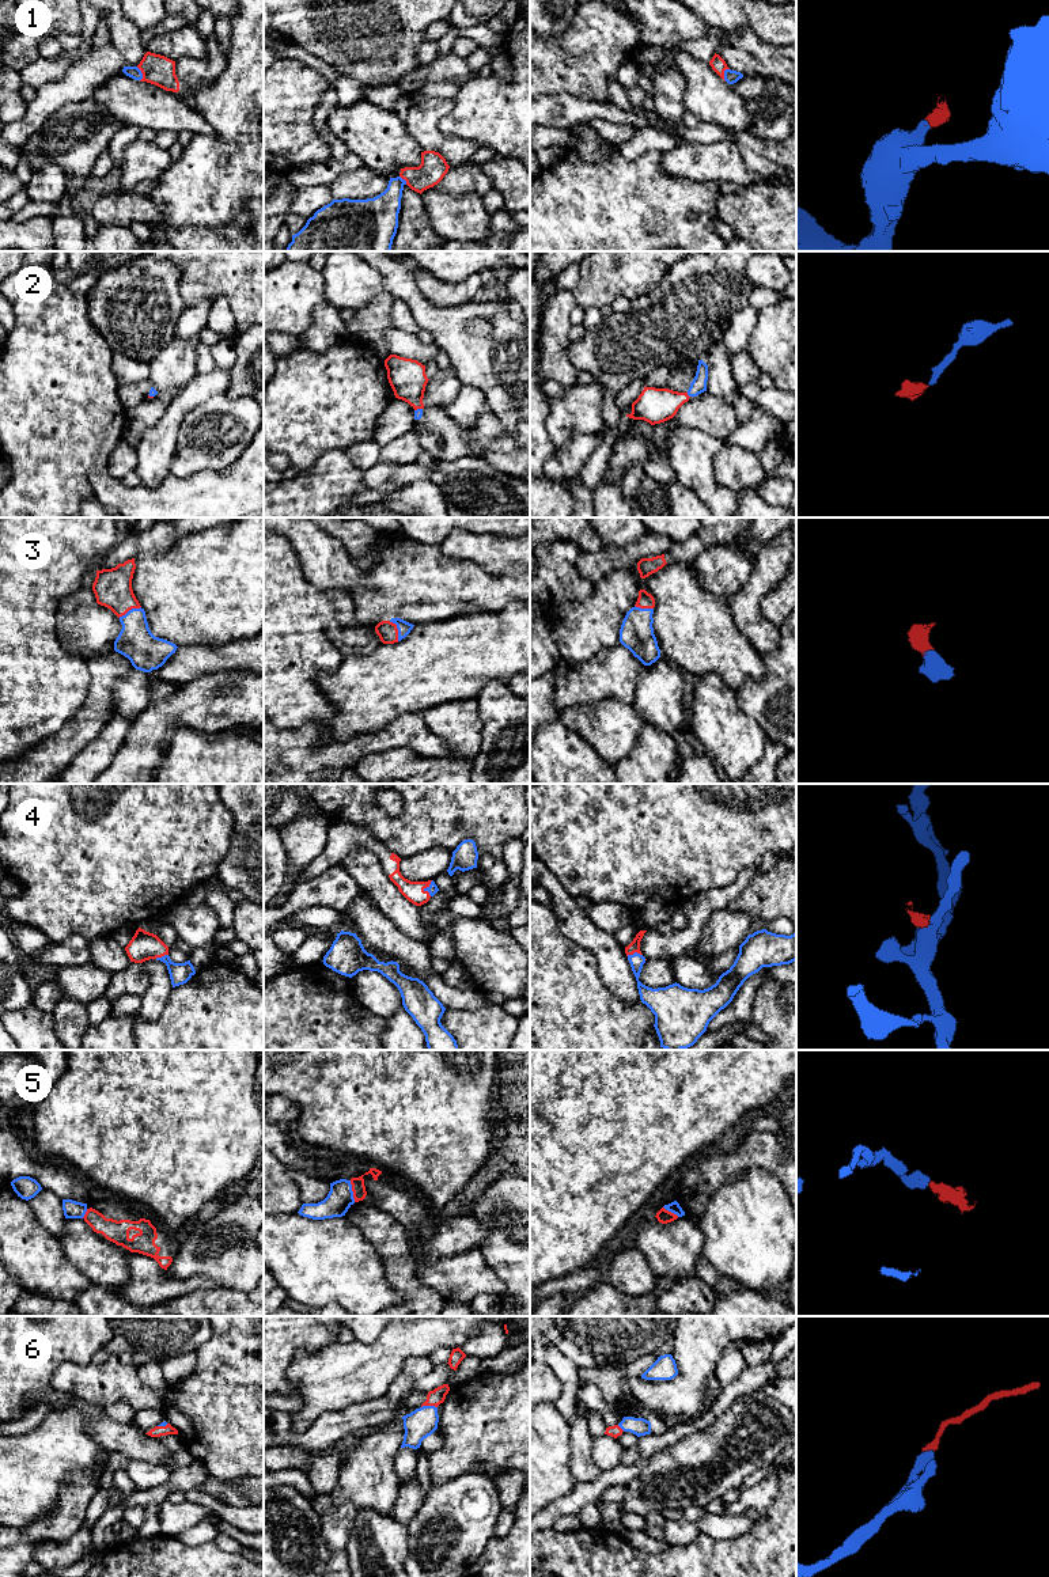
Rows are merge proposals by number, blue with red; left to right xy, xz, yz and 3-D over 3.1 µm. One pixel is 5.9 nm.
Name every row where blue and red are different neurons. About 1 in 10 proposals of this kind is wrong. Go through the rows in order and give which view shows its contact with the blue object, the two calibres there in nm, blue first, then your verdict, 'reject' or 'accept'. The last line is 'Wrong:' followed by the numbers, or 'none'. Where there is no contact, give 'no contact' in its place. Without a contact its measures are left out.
1: contact in yz; calibres 80 and 90 nm; accept
2: contact in yz; calibres 90 and 200 nm; accept
3: contact in xz; calibres 80 and 120 nm; accept
4: contact in xz; calibres 60 and 120 nm; accept
5: contact in xz; calibres 150 and 80 nm; reject
6: contact in xz; calibres 170 and 90 nm; accept
Wrong: 5

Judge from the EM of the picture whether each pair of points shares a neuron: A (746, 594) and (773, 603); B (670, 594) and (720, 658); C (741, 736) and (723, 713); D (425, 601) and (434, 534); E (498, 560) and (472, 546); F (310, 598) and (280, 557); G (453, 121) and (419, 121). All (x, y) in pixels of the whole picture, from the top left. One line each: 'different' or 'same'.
A: different
B: same
C: same
D: different
E: same
F: same
G: different

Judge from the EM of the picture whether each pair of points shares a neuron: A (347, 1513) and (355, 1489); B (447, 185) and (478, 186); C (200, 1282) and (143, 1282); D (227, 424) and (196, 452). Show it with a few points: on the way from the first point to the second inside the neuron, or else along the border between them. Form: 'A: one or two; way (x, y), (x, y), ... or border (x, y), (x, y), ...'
A: two; border (329, 1505), (352, 1502), (356, 1507)
B: one; way (455, 185), (470, 185)
C: one; way (186, 1285), (156, 1285)
D: one; way (219, 431), (200, 446)

